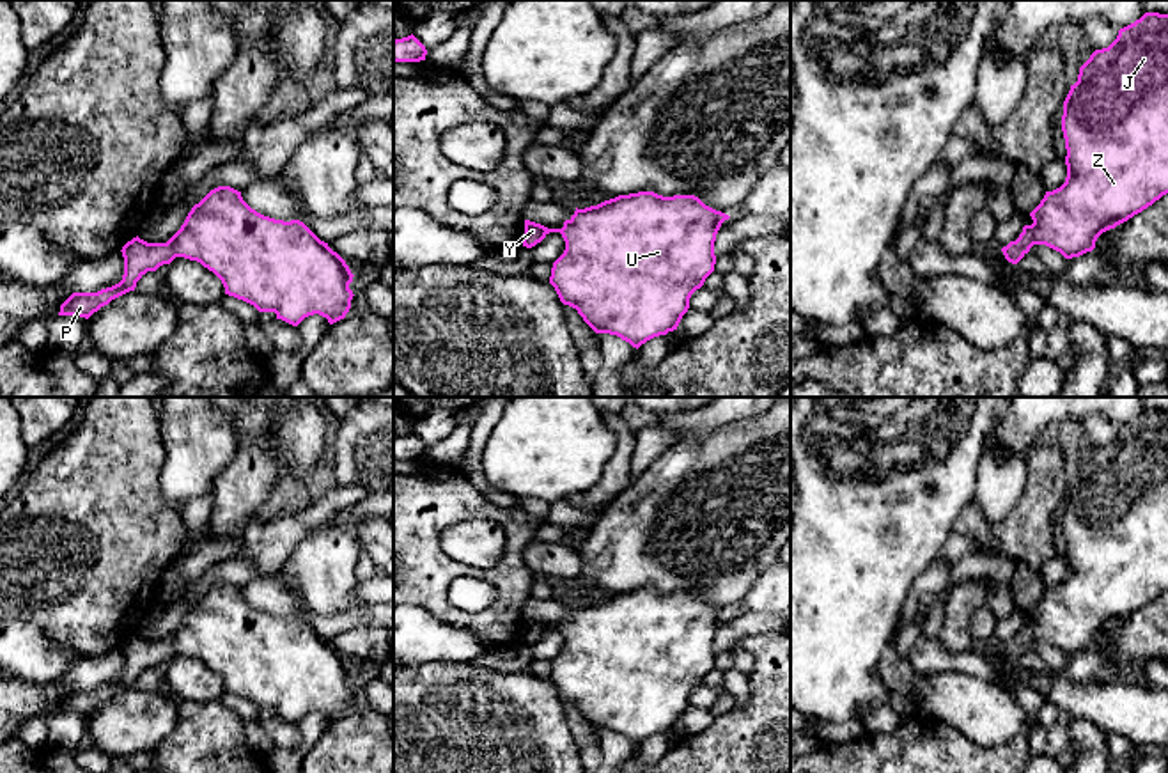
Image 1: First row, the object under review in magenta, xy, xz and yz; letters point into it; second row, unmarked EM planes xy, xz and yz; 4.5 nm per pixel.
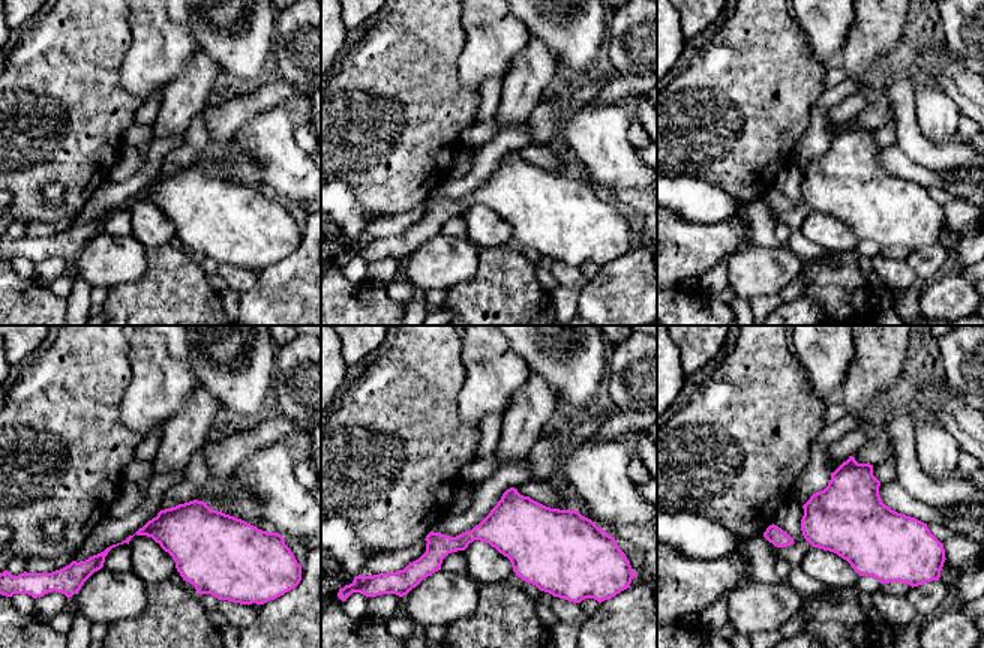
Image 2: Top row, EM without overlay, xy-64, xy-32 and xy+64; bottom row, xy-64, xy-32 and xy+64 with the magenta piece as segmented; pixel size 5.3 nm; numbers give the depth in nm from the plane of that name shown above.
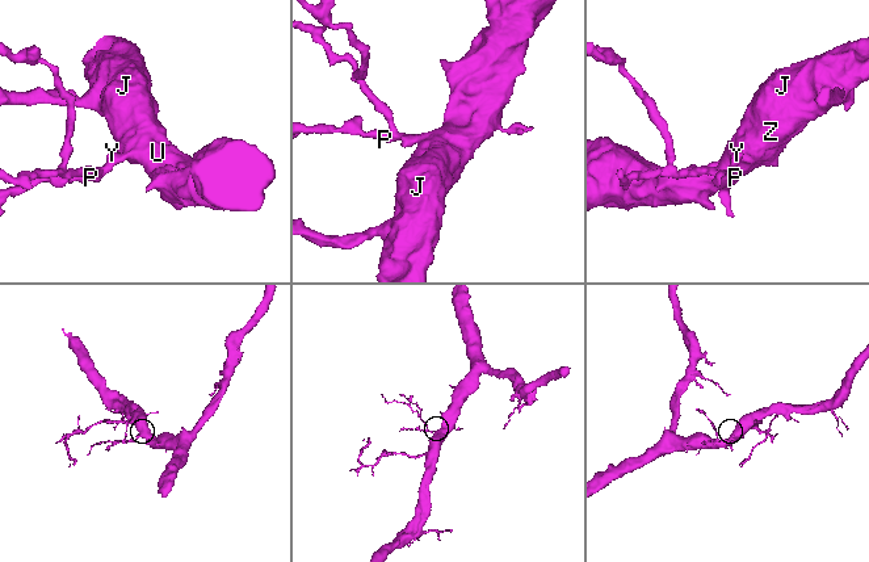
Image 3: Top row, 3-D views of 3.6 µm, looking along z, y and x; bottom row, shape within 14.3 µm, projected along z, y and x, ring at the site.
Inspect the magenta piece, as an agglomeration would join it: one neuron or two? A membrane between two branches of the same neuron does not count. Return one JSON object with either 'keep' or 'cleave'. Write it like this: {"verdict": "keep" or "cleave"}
{"verdict": "keep"}

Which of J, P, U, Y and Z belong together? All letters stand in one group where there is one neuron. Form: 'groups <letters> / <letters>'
groups J P U Y Z

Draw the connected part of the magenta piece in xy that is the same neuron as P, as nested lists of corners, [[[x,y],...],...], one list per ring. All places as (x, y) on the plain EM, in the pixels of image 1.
[[[230,583],[211,587],[191,605],[181,626],[167,640],[147,640],[138,633],[122,644],[124,672],[112,684],[97,690],[73,690],[62,702],[58,713],[80,713],[89,716],[112,697],[135,688],[136,679],[175,654],[200,660],[223,681],[225,691],[253,702],[259,709],[275,709],[292,723],[305,714],[319,711],[330,722],[346,714],[351,706],[353,670],[346,658],[321,638],[300,617],[275,617],[252,606],[241,589]]]

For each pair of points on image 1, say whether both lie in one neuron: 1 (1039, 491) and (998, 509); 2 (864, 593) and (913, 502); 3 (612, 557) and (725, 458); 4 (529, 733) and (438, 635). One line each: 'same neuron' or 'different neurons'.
1: different neurons
2: same neuron
3: same neuron
4: different neurons

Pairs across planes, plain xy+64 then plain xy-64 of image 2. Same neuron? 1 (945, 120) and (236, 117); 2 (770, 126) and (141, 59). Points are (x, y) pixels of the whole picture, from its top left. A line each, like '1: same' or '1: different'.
1: different
2: different

